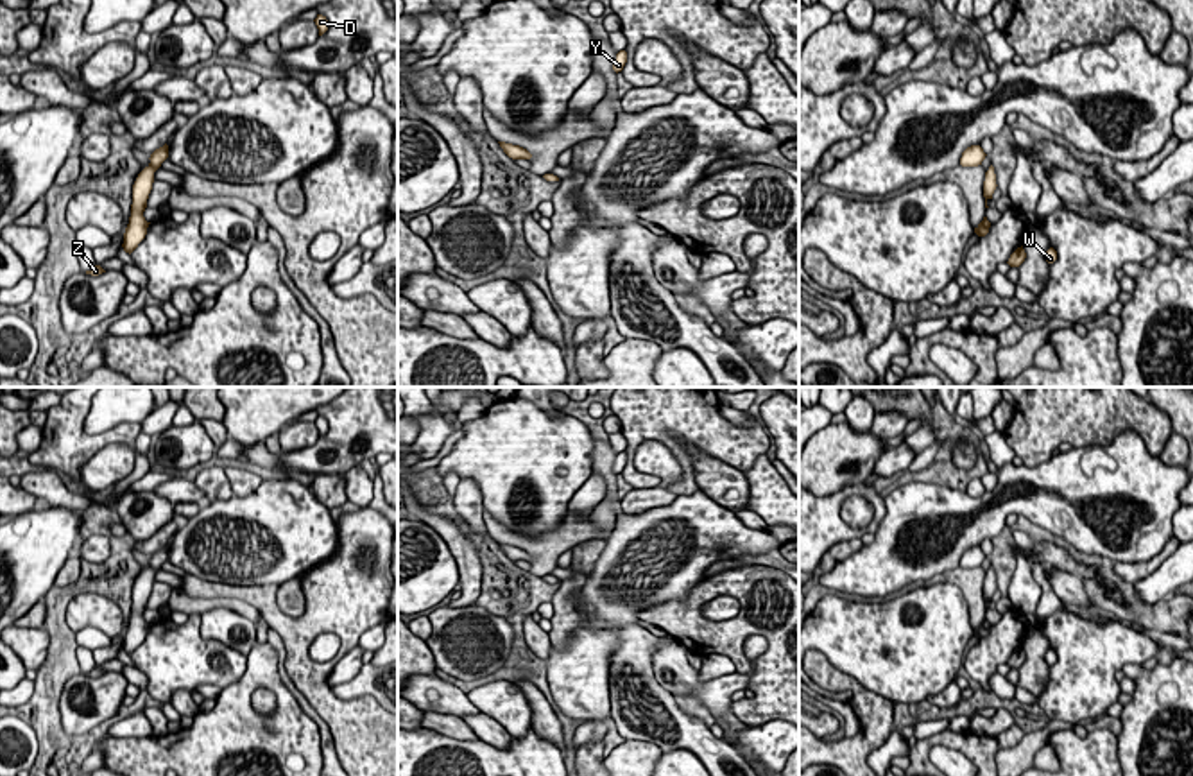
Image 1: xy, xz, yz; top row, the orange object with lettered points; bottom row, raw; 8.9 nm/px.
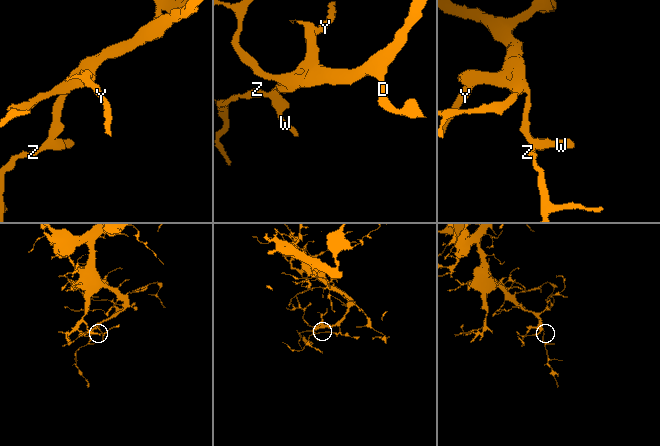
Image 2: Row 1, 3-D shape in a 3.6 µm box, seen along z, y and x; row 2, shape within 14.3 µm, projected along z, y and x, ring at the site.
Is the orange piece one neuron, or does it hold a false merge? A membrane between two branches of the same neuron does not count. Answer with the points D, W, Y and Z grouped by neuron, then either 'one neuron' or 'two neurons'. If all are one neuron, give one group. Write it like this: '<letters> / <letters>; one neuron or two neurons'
D W Y Z; one neuron

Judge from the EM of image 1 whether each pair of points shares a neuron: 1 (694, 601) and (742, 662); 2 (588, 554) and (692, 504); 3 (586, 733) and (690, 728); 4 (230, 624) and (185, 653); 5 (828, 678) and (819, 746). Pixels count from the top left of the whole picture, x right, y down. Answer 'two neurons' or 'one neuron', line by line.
1: one neuron
2: two neurons
3: two neurons
4: two neurons
5: one neuron

